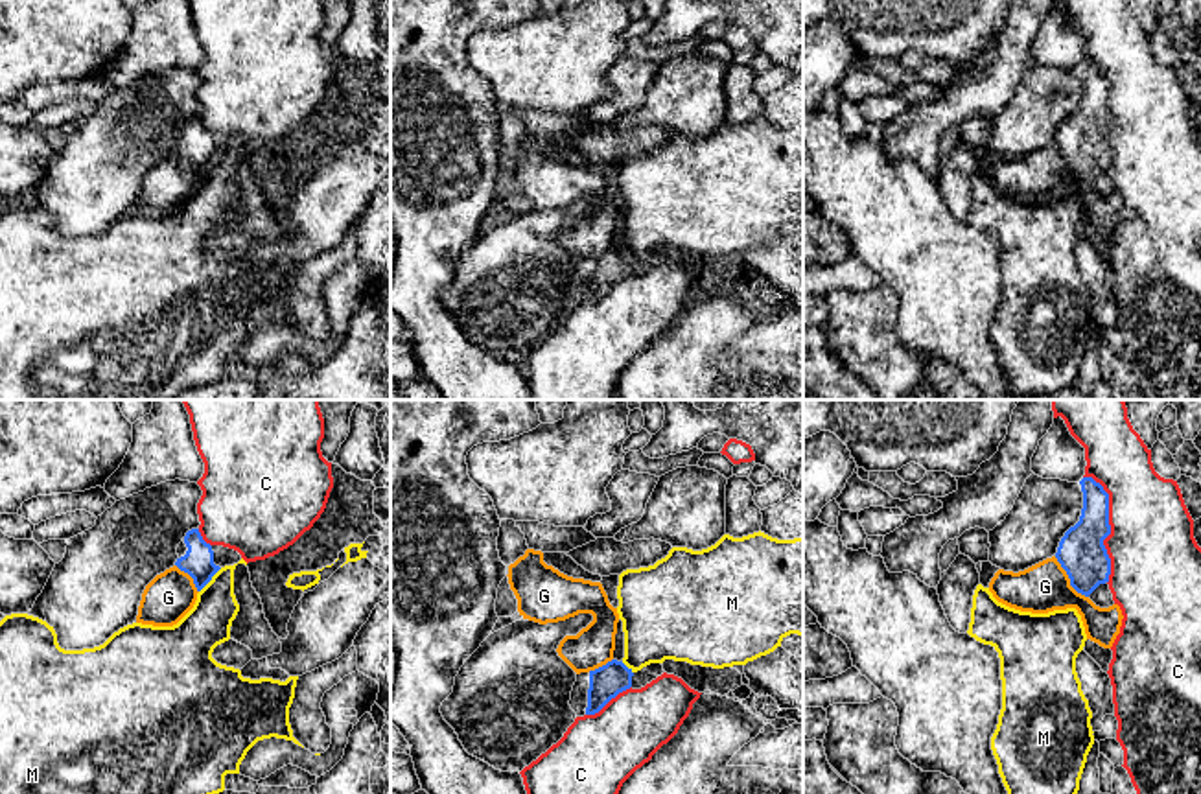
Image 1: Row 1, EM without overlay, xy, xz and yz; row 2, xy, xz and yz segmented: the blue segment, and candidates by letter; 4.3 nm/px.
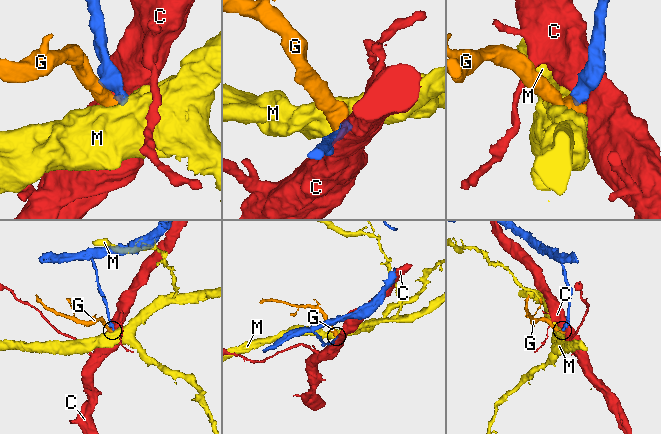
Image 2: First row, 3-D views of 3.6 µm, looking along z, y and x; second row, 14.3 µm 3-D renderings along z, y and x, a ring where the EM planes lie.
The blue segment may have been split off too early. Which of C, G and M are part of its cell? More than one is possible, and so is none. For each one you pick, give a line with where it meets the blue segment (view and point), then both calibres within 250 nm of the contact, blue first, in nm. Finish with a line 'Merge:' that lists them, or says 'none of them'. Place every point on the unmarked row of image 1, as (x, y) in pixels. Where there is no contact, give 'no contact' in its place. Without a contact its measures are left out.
Merge: none of them

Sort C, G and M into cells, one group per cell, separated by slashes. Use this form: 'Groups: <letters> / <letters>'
Groups: C / G / M

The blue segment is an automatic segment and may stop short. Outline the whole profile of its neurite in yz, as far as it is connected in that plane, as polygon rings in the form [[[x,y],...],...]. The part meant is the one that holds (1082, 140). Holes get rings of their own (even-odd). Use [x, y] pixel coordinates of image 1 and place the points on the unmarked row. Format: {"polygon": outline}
{"polygon": [[[1092,64],[1079,68],[1083,96],[1079,109],[1059,129],[1055,146],[1070,166],[1070,173],[1096,193],[1114,192],[1109,177],[1111,146],[1103,127],[1111,122],[1109,81]]]}

